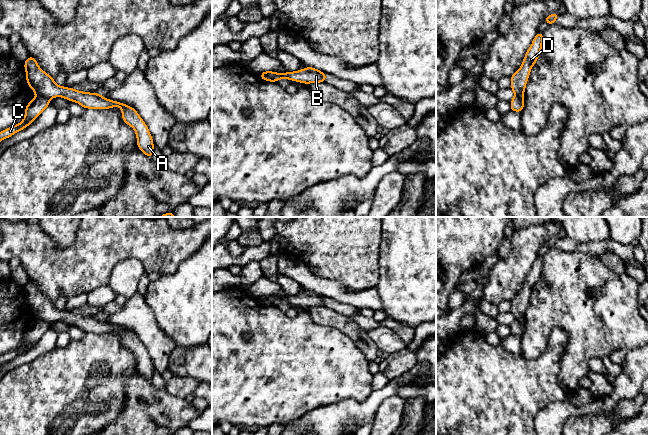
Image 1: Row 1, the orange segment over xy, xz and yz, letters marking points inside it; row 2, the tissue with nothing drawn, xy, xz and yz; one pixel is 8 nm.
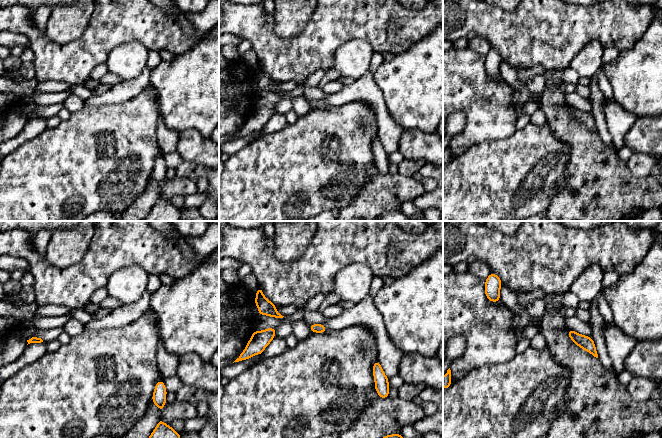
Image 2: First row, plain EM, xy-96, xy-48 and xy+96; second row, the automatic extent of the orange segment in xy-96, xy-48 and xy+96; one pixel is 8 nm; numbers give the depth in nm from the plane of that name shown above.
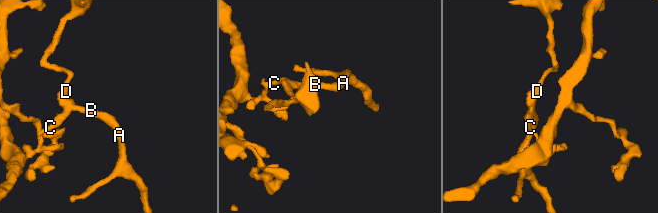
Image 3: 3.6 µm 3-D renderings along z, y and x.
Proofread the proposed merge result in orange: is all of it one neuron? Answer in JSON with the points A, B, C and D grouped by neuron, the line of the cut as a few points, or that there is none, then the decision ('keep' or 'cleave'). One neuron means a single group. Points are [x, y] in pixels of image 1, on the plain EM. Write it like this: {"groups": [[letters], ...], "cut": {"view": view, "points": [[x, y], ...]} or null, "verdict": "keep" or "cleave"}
{"groups": [["A", "B", "D"], ["C"]], "cut": {"view": "xy", "points": [[36, 319], [42, 319], [49, 323]]}, "verdict": "cleave"}

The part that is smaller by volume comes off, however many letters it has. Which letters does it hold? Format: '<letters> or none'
A, B, D

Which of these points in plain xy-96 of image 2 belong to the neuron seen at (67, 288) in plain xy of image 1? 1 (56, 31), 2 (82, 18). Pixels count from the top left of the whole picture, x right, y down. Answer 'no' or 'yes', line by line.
1: no
2: no

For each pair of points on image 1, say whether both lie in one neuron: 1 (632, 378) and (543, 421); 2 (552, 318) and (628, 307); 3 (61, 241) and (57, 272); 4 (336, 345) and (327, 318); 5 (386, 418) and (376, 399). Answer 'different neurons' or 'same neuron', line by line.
1: same neuron
2: same neuron
3: different neurons
4: different neurons
5: different neurons

